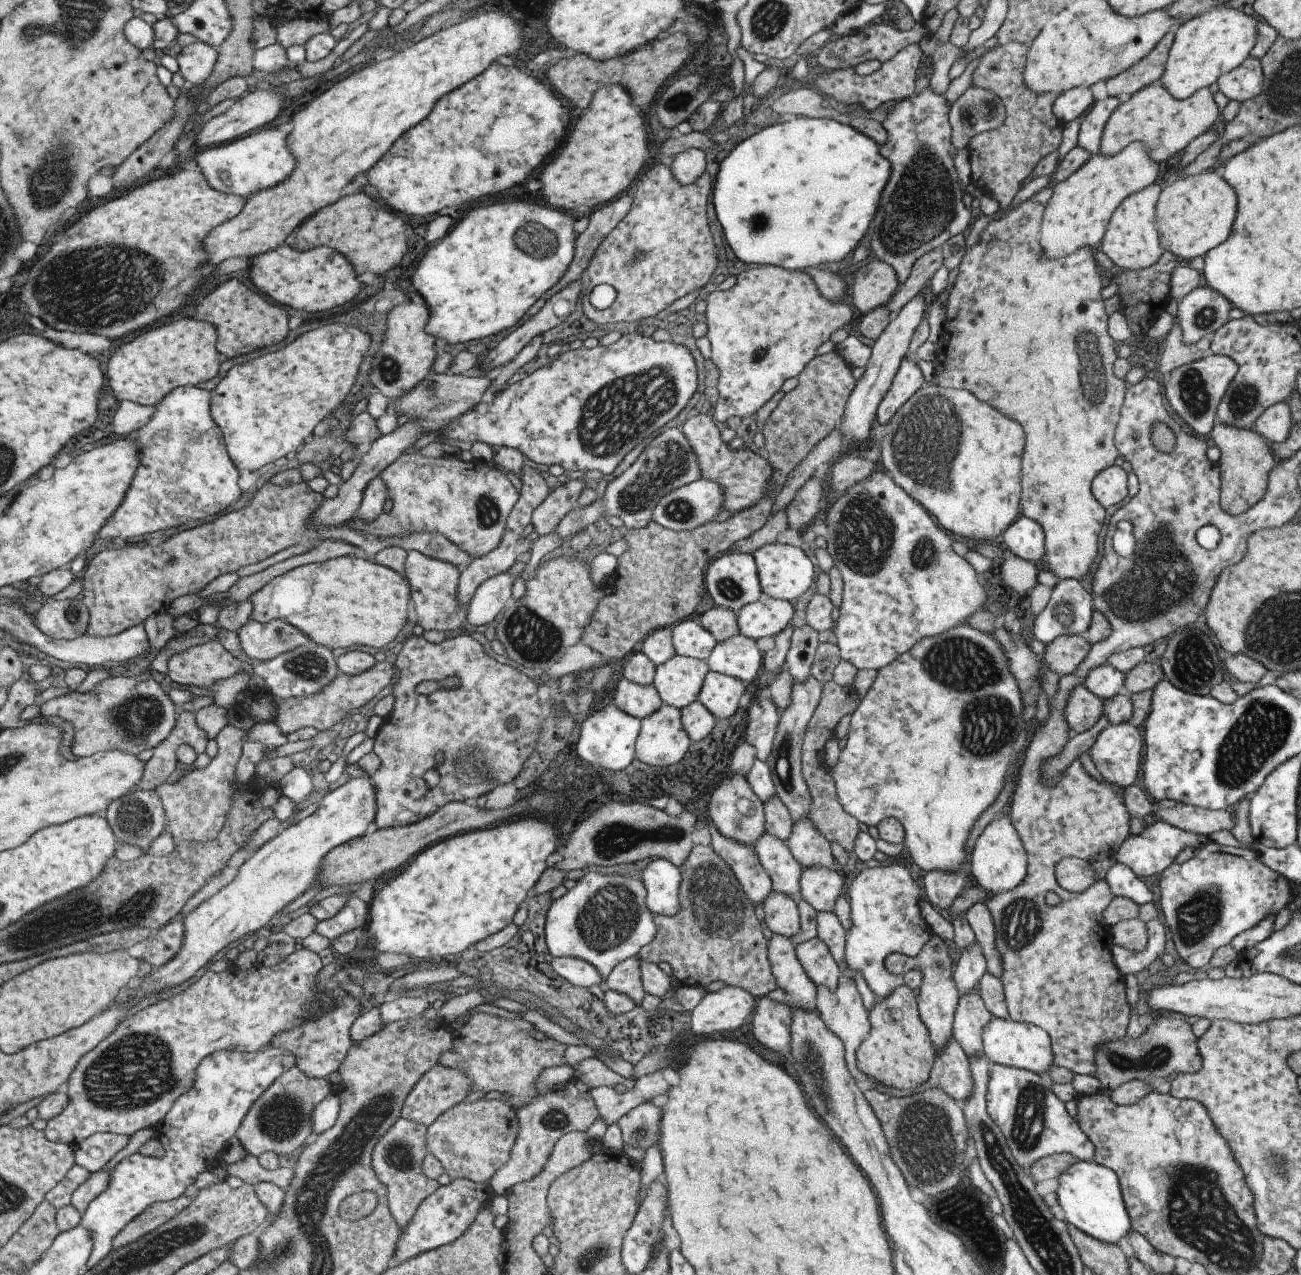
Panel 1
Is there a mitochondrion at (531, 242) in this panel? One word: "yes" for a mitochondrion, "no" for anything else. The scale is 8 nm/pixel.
yes

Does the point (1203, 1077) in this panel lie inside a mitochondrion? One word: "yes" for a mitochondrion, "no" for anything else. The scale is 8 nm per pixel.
no

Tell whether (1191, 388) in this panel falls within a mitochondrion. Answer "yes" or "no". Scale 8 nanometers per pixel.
yes

